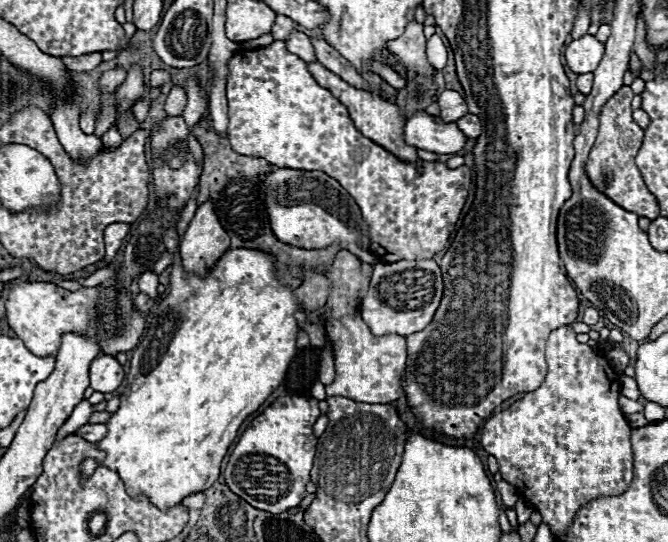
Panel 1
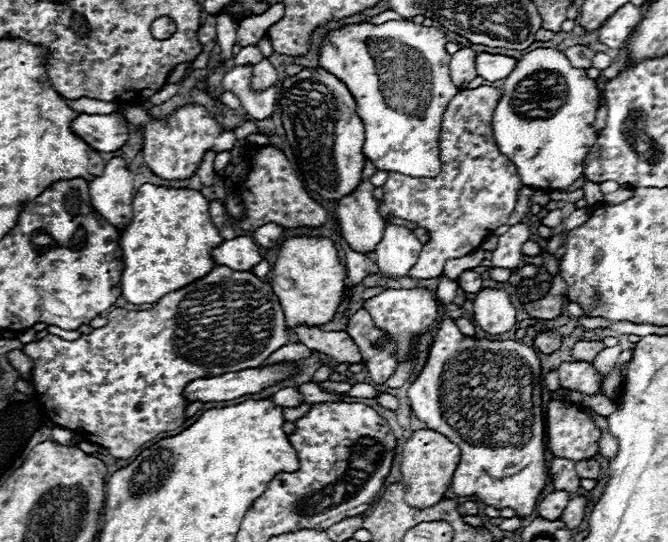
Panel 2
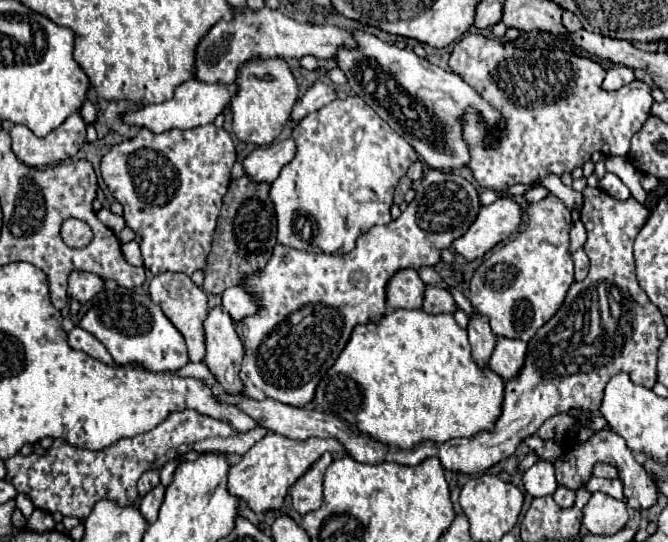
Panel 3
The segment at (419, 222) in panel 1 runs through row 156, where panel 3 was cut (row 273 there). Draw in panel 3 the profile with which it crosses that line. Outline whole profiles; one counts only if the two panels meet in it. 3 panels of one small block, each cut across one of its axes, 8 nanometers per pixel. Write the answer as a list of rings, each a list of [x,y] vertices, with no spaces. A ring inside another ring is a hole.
[[[428,170],[416,190],[414,200],[416,202],[410,202],[400,218],[392,220],[388,226],[372,226],[366,234],[362,234],[356,242],[356,248],[348,254],[310,254],[278,244],[262,274],[252,274],[244,280],[244,286],[250,292],[258,294],[260,302],[260,312],[256,316],[250,316],[236,324],[236,332],[240,334],[244,350],[250,350],[244,354],[240,368],[240,380],[244,384],[242,392],[246,396],[252,396],[256,400],[274,398],[290,406],[306,406],[314,398],[316,384],[336,362],[340,348],[344,348],[344,344],[348,342],[352,328],[356,324],[366,324],[384,316],[388,280],[404,268],[434,268],[442,260],[442,250],[452,248],[452,242],[466,234],[480,212],[480,198],[474,184],[460,174],[442,170]]]

